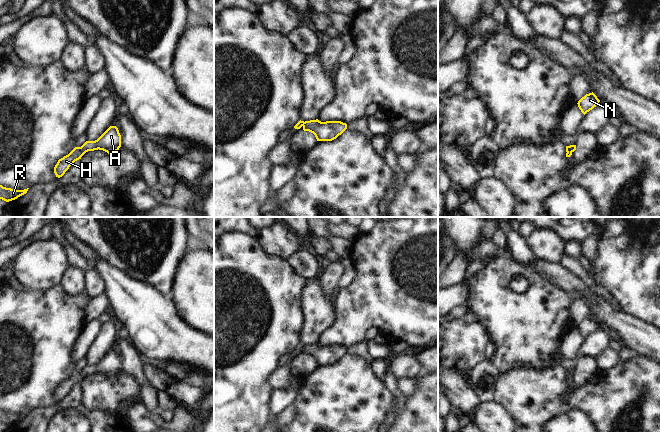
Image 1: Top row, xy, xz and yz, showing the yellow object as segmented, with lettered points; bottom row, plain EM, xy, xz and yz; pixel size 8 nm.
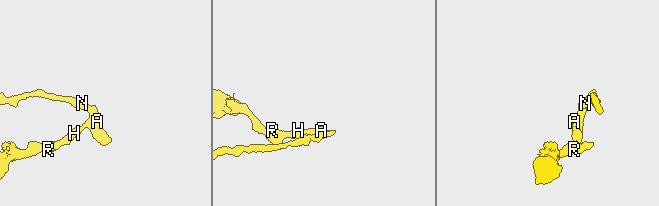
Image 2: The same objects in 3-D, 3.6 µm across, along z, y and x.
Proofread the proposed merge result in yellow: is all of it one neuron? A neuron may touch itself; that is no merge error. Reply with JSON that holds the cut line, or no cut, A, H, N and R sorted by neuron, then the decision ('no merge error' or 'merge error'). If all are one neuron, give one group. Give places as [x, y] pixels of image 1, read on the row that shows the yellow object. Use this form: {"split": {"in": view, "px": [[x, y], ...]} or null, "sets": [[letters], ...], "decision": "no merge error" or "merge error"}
{"split": null, "sets": [["A", "H", "N", "R"]], "decision": "no merge error"}

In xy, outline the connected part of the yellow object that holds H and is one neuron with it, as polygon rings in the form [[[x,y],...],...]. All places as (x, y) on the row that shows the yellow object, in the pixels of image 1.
[[[110,126],[97,140],[86,141],[81,147],[75,147],[68,155],[59,159],[54,167],[56,177],[62,177],[69,167],[88,151],[103,150],[114,153],[121,147],[121,135],[116,126]]]

